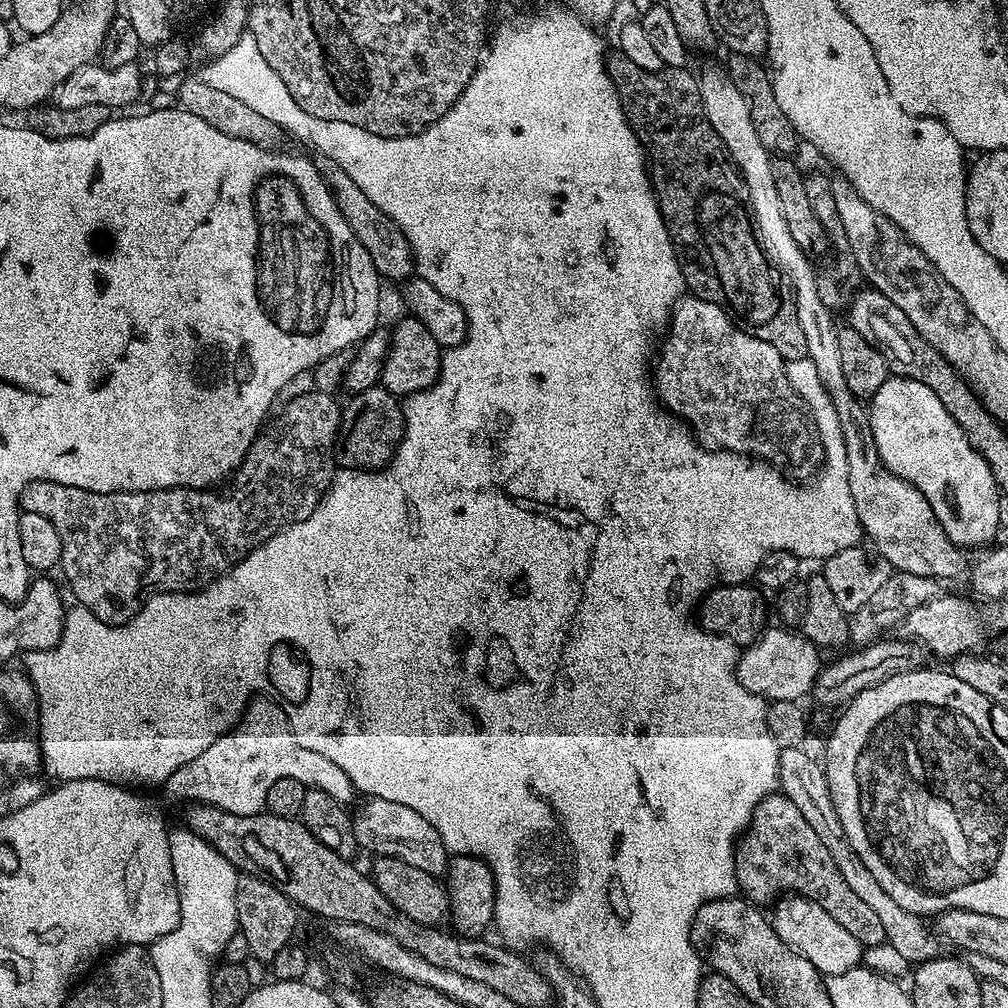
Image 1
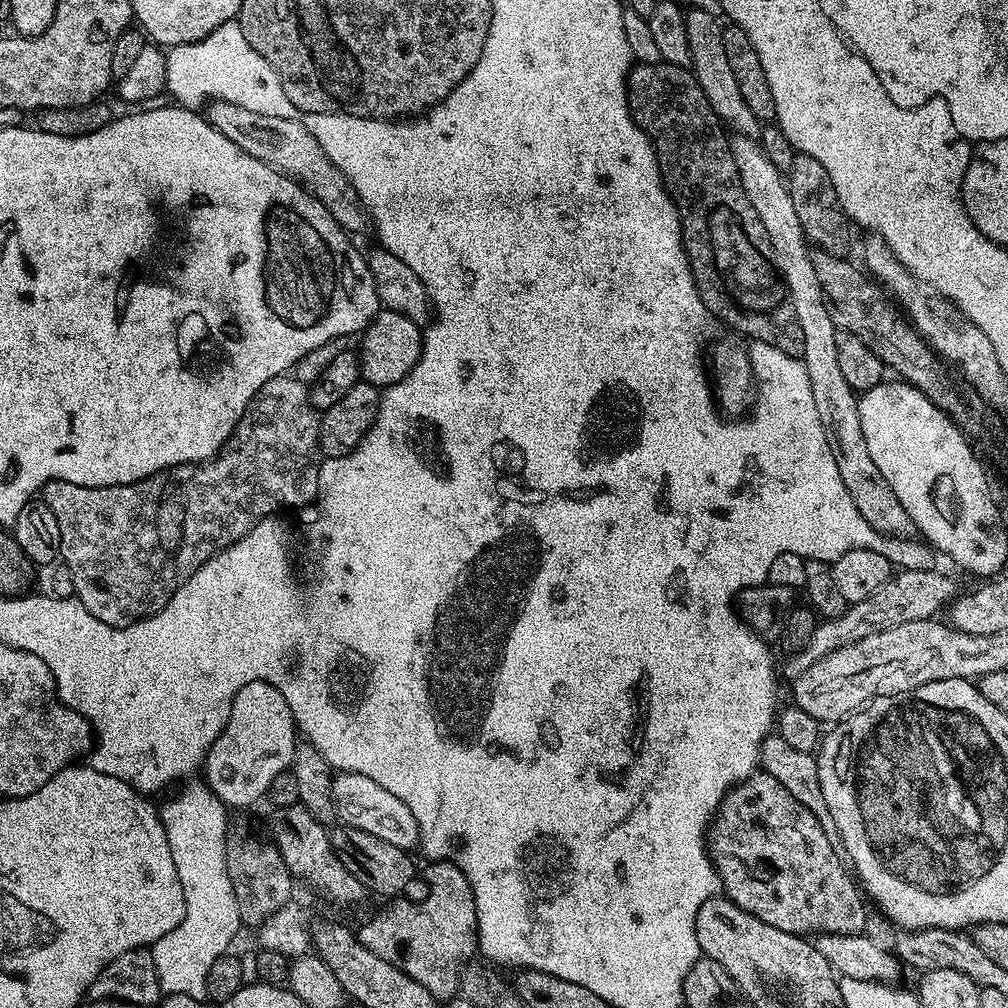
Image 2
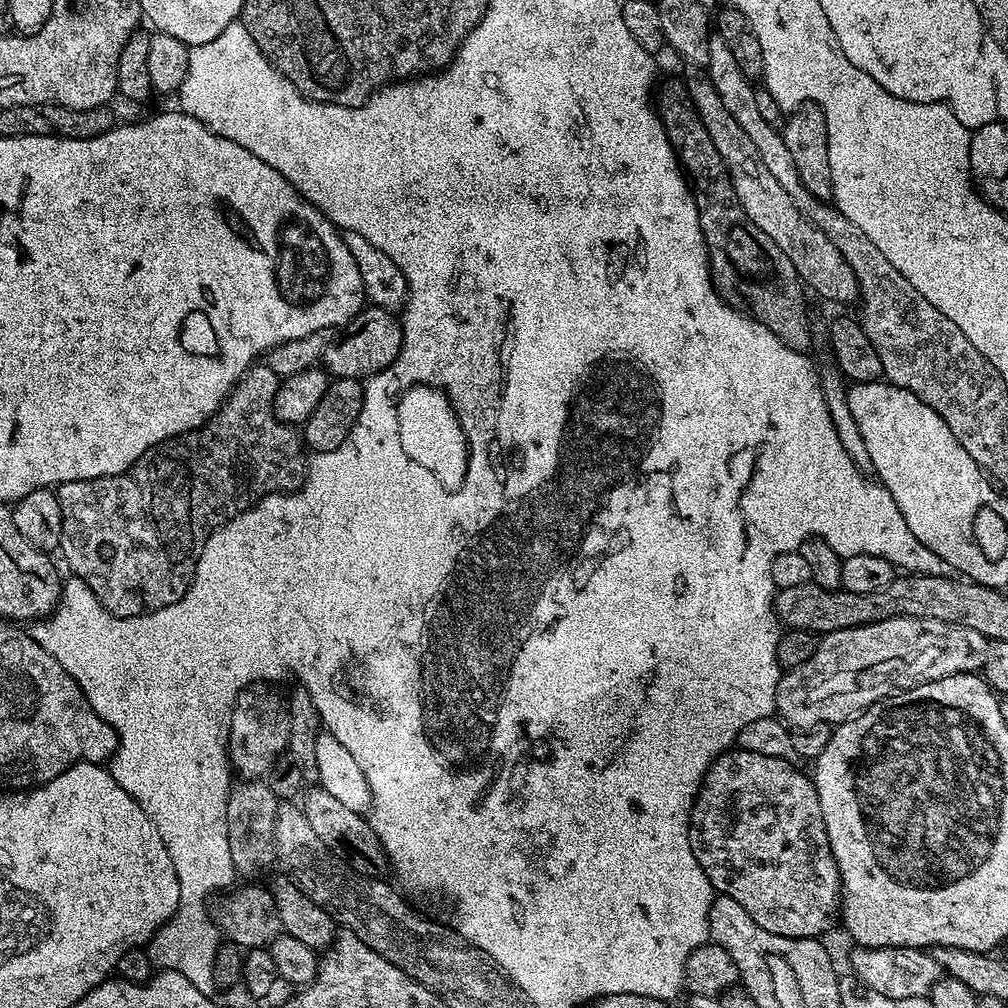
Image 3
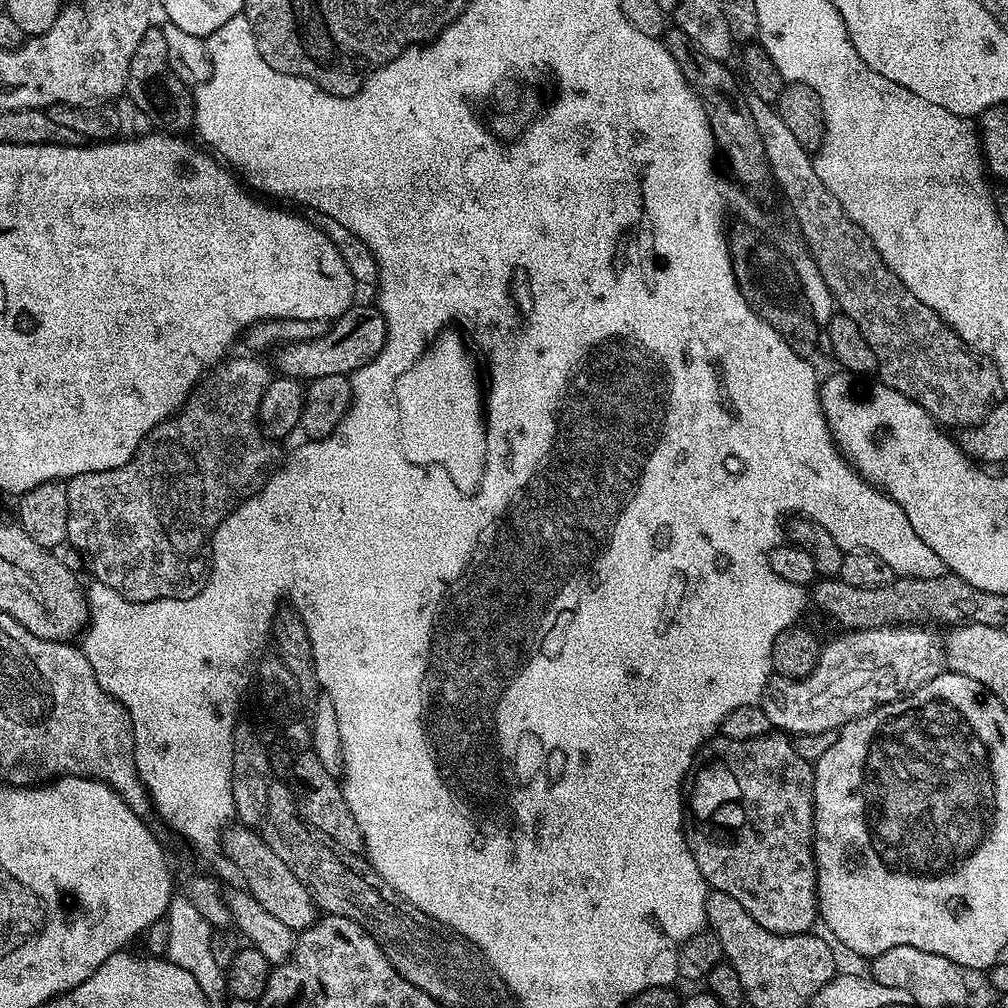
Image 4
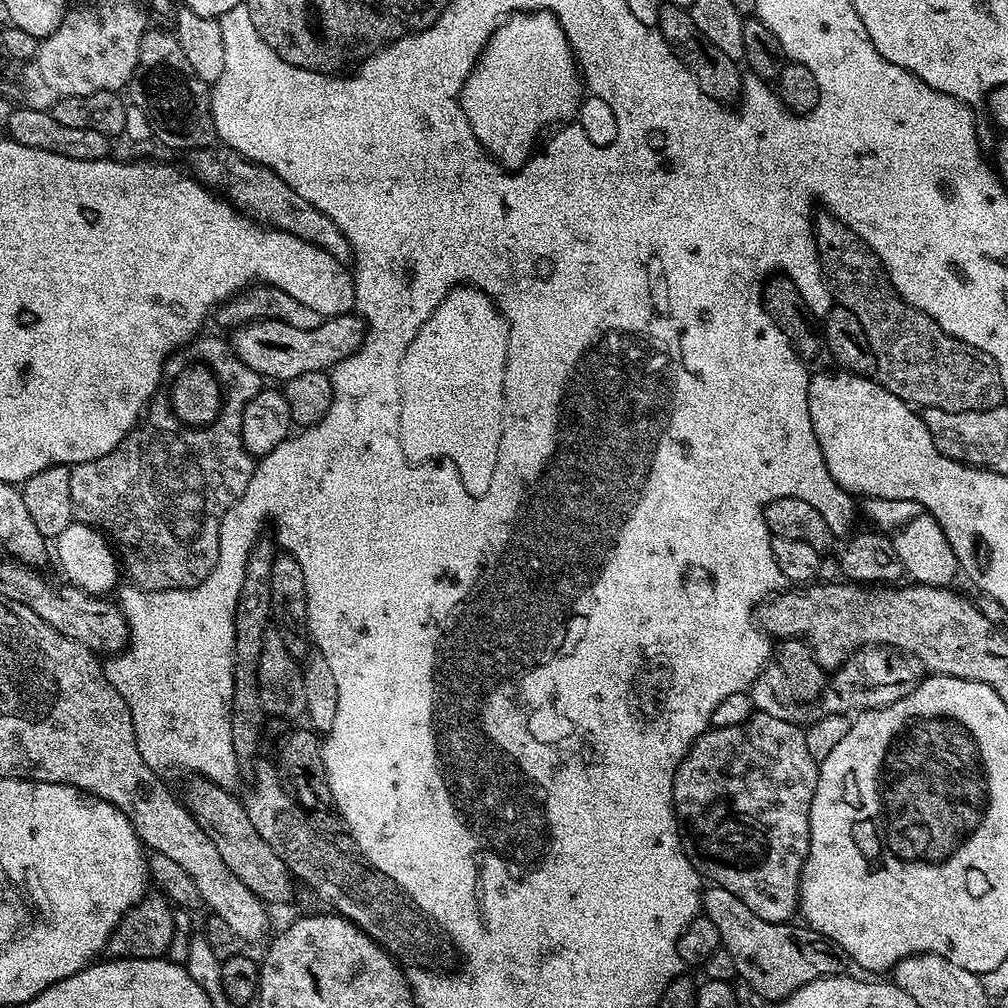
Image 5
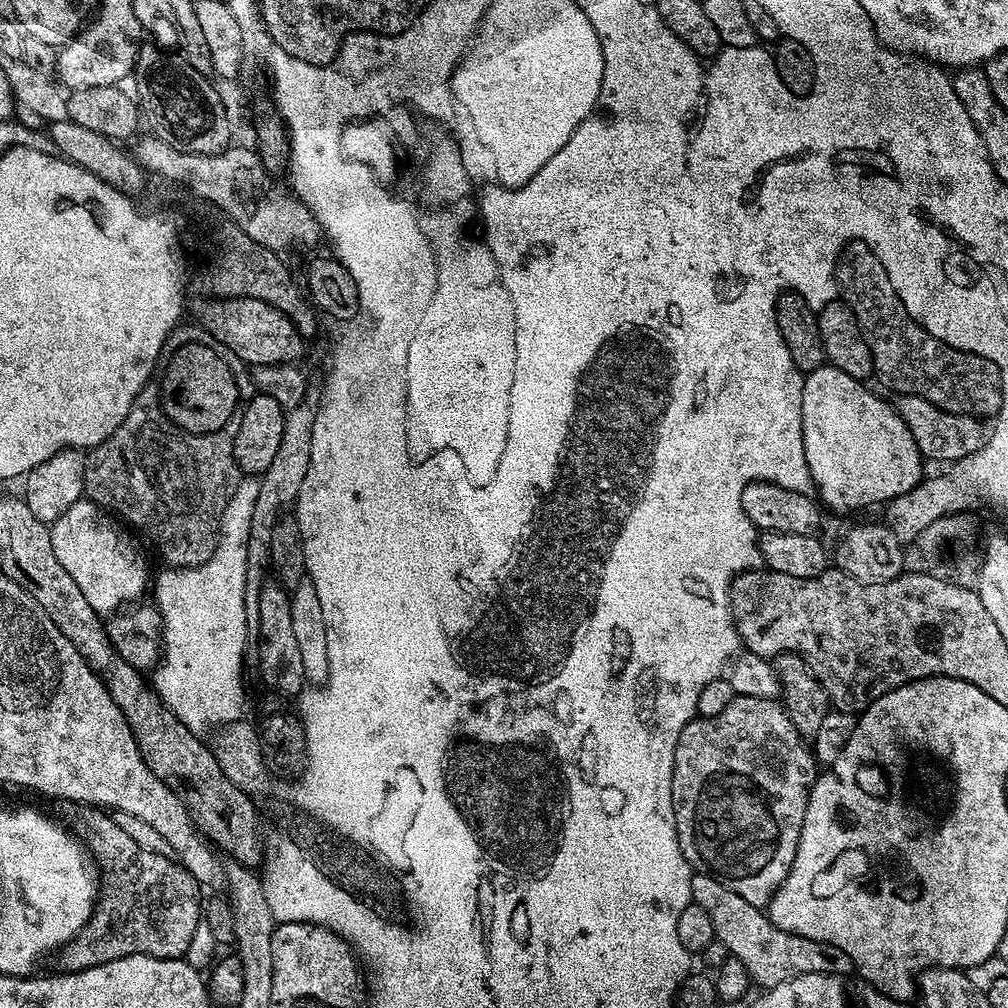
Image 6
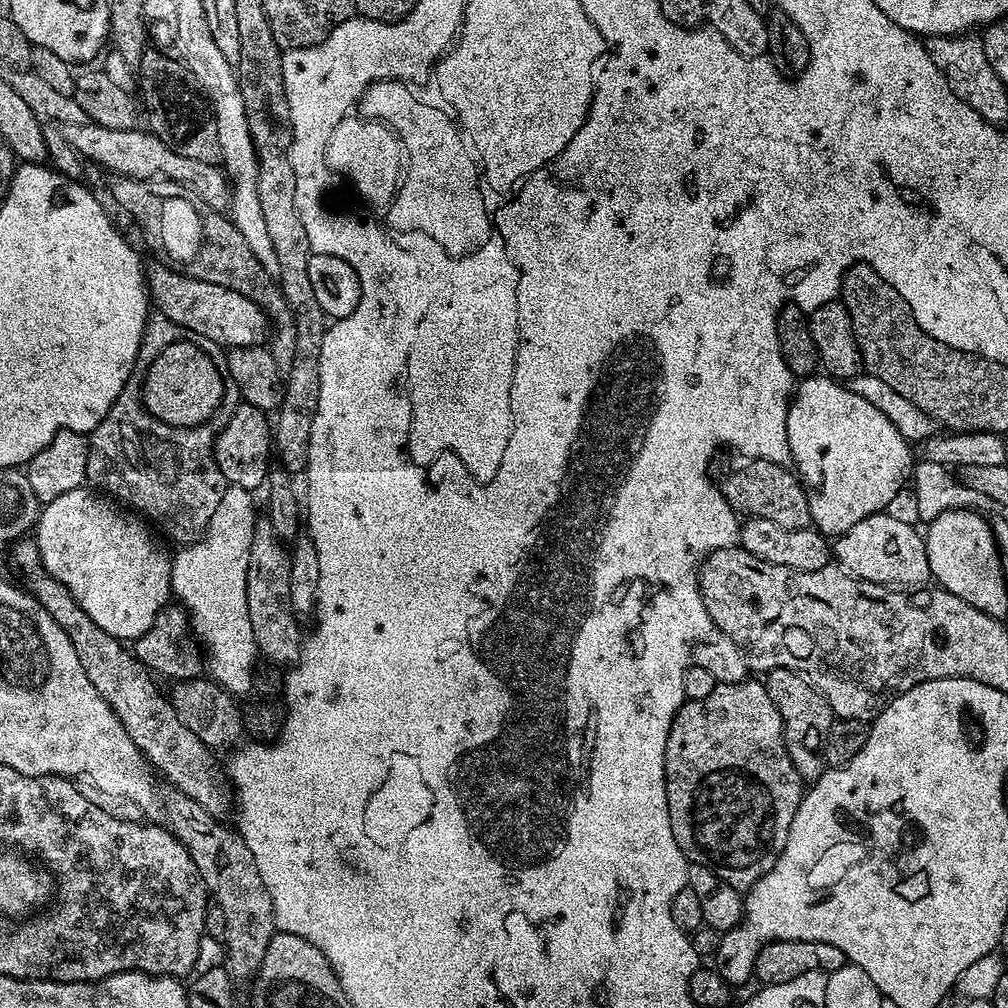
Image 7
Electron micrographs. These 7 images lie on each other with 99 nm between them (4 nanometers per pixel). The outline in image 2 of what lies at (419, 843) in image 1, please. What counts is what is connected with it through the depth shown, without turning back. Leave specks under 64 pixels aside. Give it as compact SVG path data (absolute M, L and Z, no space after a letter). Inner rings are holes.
M357 772L337 775L331 783L336 815L347 827L374 834L374 838L382 838L382 842L390 842L390 846L405 850L415 849L419 845L420 828L414 814L410 814L406 802L402 802L402 798L394 798L386 786L378 786L374 778L360 776Z

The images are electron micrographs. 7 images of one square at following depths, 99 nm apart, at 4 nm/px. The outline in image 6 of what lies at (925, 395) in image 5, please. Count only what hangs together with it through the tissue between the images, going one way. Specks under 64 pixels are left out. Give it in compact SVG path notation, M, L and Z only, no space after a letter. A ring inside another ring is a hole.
M853 240L851 244L844 246L843 252L840 253L840 258L836 262L836 274L834 277L834 285L840 291L839 299L847 304L848 308L854 314L854 318L858 318L858 330L862 330L862 338L866 338L868 349L872 355L872 370L875 379L880 379L882 383L888 388L893 388L893 393L899 394L905 392L906 394L914 394L918 398L926 398L926 402L934 402L934 406L938 406L947 412L957 412L958 414L966 414L967 416L975 416L977 418L995 417L1000 411L1003 402L1003 382L1000 377L1000 367L992 360L982 358L973 352L963 352L954 346L946 346L946 342L942 342L938 338L934 338L934 334L930 334L925 330L921 324L913 318L907 310L902 306L897 289L894 287L893 281L890 279L887 272L884 271L884 264L876 257L870 249L860 240Z

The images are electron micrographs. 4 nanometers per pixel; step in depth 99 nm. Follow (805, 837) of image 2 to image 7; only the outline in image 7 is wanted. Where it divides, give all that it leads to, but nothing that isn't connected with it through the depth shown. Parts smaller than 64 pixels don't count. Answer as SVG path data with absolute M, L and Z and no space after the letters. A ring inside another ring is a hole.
M755 678L733 684L717 684L713 692L706 694L706 698L684 701L684 705L677 710L670 726L670 738L666 742L664 777L666 778L666 802L670 810L670 830L674 843L680 847L691 863L701 864L714 870L714 874L718 874L718 878L722 878L725 884L729 884L730 887L737 890L751 888L771 870L774 862L778 862L778 858L786 846L786 838L790 834L790 822L794 822L794 814L806 791L806 781L798 774L794 762L790 762L788 751L784 745L782 714L778 714L778 706L774 706L774 702L770 702L770 694L766 694L763 683Z

